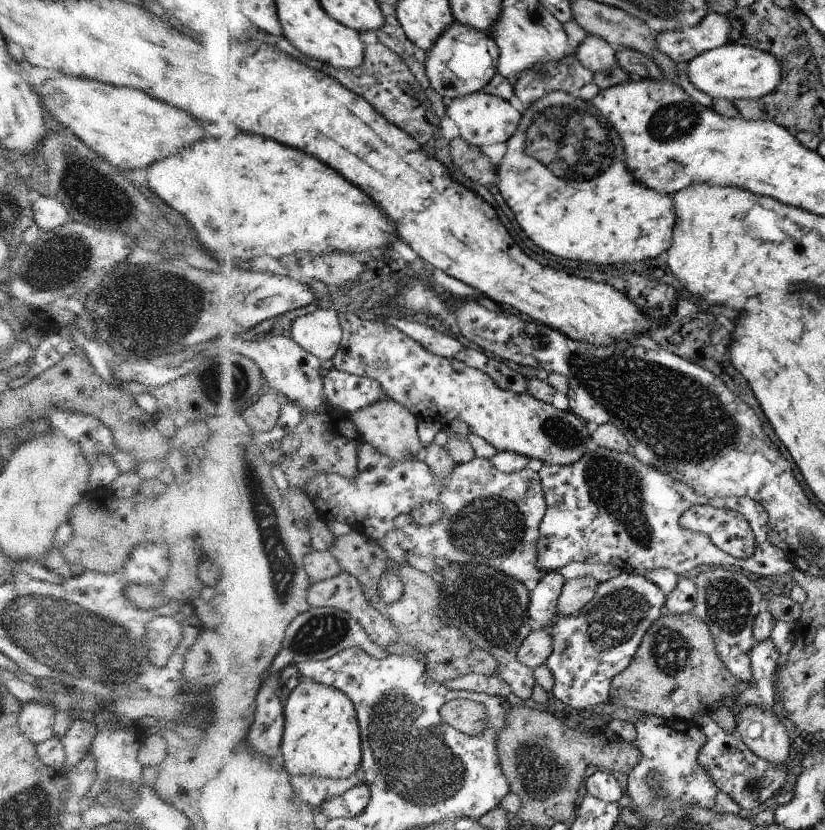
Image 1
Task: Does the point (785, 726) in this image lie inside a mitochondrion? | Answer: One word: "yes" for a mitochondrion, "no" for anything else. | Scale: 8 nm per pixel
no

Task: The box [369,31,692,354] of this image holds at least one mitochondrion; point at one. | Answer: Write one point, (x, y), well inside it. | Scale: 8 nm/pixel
(589, 154)

